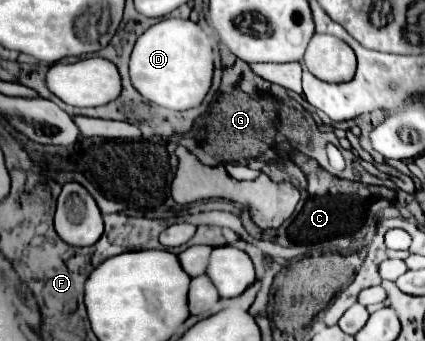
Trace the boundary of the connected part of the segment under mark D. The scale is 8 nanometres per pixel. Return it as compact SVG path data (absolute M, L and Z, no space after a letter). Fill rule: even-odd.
M165 18L135 42L129 62L133 86L153 104L169 110L189 110L203 102L213 80L213 50L205 30L191 20Z

